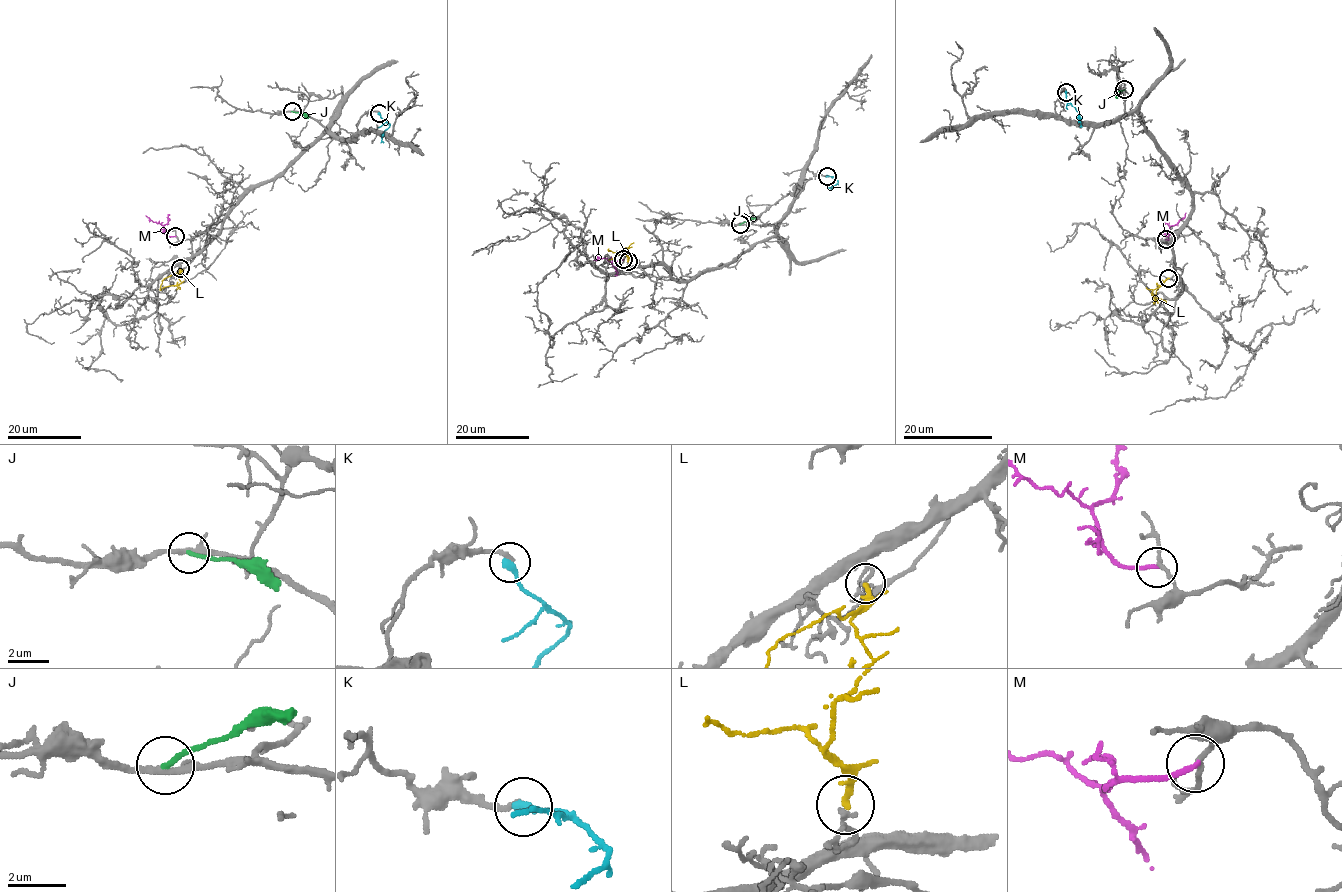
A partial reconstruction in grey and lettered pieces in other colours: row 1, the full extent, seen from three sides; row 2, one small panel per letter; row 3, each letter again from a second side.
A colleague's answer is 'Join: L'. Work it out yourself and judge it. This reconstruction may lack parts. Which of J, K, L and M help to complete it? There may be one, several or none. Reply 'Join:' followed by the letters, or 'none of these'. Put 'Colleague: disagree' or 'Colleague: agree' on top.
Colleague: agree
Join: L

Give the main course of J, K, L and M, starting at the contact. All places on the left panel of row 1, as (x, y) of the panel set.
J: (292, 111), (308, 117)
K: (379, 113), (390, 125), (382, 137), (383, 142)
L: (180, 268), (177, 275), (181, 282), (160, 290)
M: (175, 236), (169, 236), (162, 226), (145, 216)

